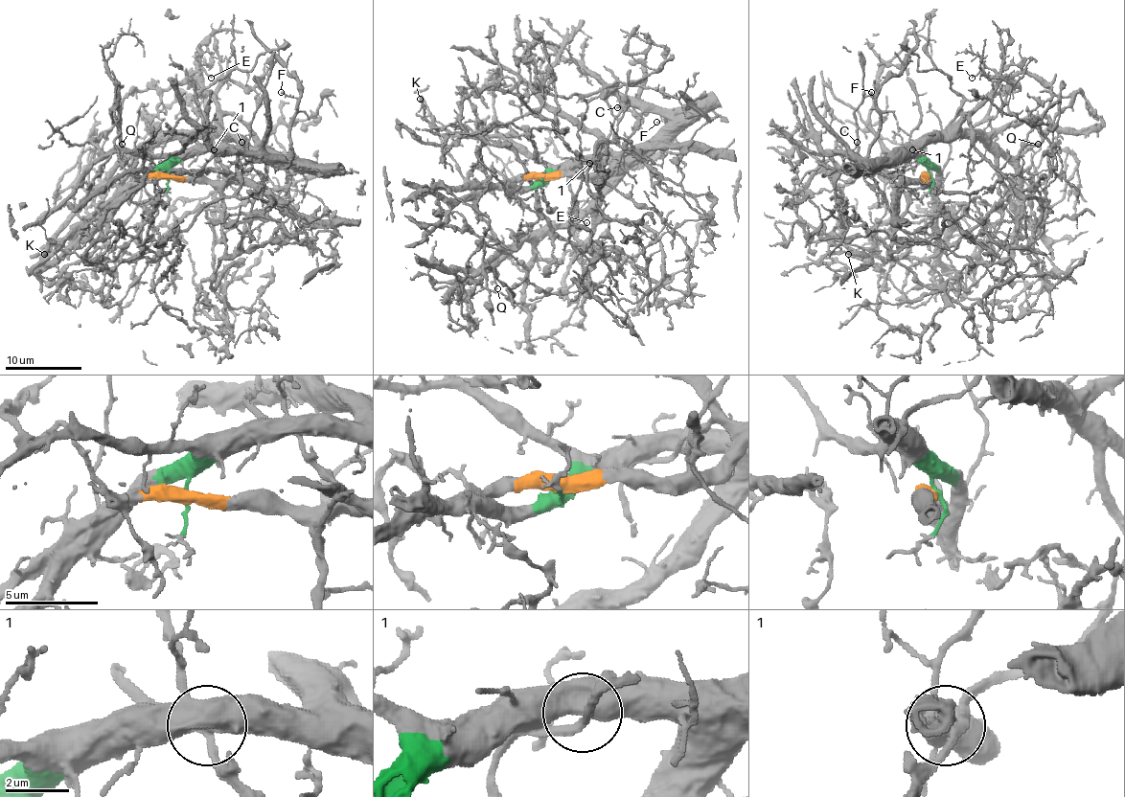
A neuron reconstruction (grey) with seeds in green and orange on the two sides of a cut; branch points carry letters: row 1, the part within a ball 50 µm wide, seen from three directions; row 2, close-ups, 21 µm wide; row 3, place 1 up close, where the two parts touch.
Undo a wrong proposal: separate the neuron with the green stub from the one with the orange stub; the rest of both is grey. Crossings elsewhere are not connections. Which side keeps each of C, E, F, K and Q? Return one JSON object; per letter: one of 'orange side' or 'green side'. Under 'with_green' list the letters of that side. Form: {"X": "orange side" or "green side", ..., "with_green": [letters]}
{"C": "green side", "E": "green side", "F": "green side", "K": "orange side", "Q": "green side", "with_green": ["C", "E", "F", "Q"]}

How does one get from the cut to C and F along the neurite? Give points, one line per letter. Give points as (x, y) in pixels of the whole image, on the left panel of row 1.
C: (168, 174), (181, 161), (212, 149), (269, 149), (282, 161), (291, 159), (264, 157), (246, 151), (242, 142)
F: (168, 174), (181, 161), (212, 149), (269, 149), (282, 161), (289, 161), (291, 117), (297, 100), (280, 92)

